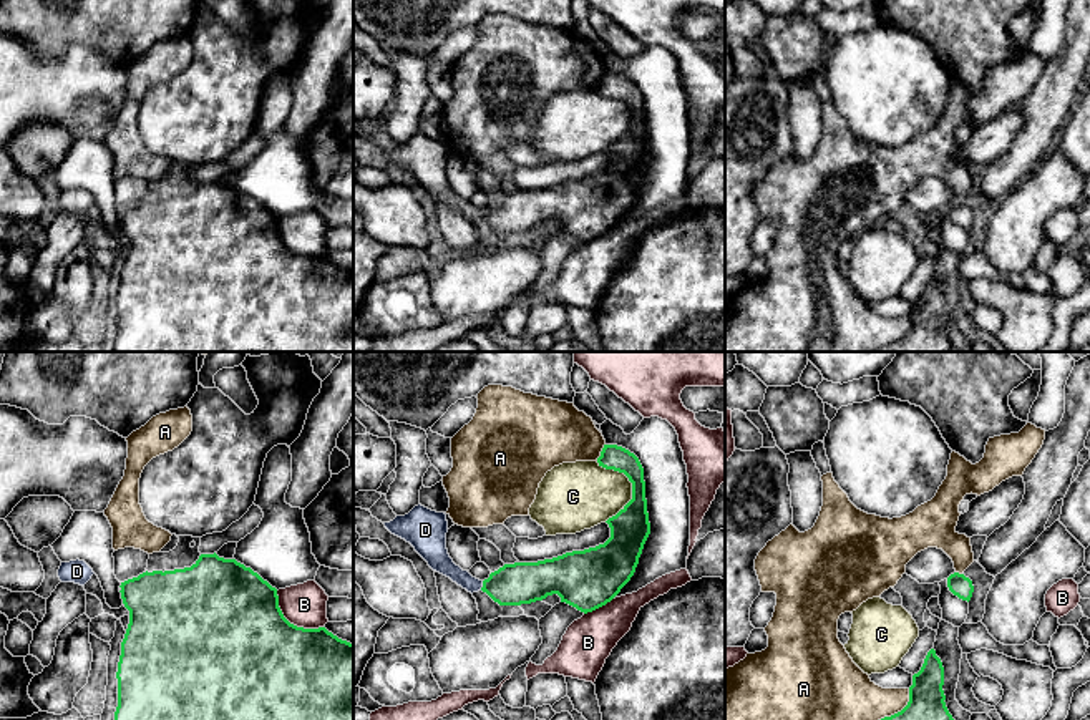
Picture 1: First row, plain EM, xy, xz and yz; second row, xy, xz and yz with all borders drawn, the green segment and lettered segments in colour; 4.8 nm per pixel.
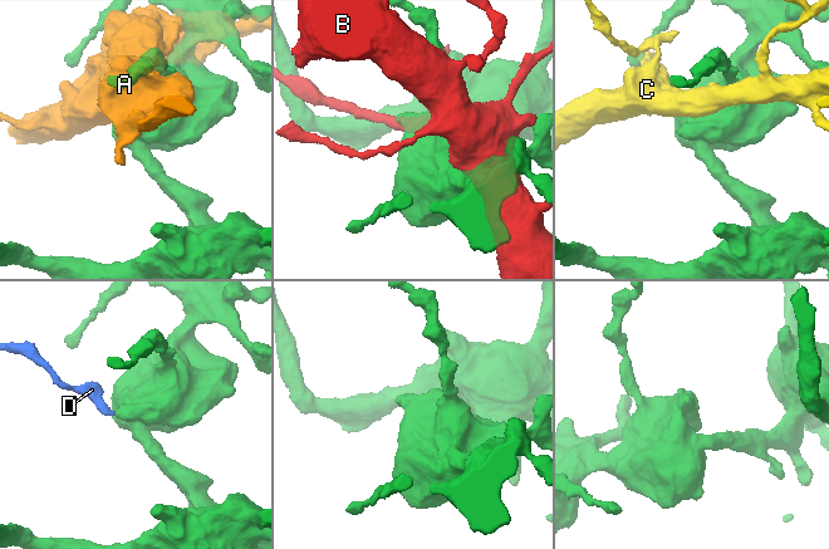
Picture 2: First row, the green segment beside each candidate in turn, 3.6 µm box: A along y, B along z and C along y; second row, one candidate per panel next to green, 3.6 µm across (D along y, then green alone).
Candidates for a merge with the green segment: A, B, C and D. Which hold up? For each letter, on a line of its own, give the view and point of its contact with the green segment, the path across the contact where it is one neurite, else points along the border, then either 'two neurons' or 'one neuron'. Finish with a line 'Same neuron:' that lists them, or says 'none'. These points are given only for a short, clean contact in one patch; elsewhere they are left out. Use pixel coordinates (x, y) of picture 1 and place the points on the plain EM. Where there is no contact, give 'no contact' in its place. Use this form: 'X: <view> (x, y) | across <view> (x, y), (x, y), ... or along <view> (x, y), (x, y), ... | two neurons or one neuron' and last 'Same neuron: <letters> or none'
A: xz (601, 80) | two neurons
B: xy (289, 251) | two neurons
C: xz (632, 115) | two neurons
D: xz (483, 214) | across xz (521, 211), (483, 214), (468, 211), (440, 189) | one neuron
Same neuron: D

